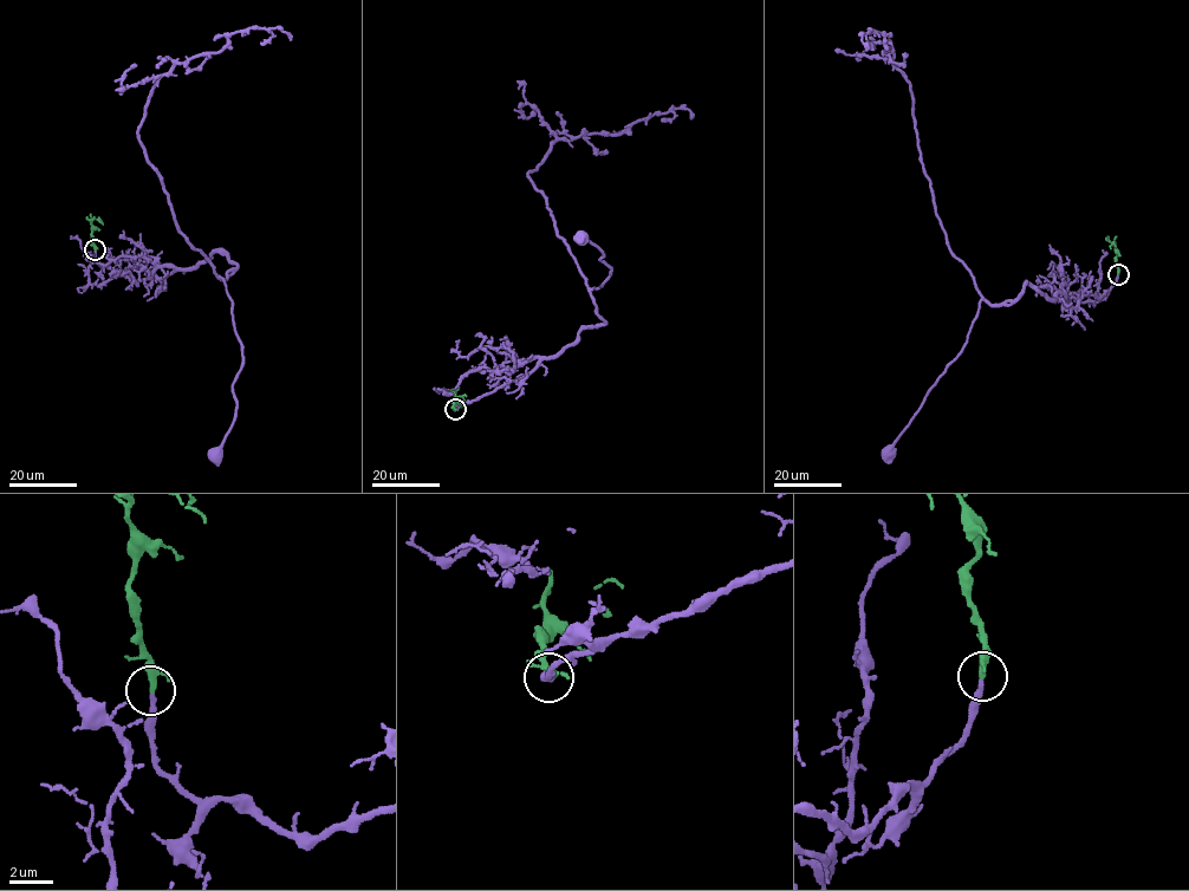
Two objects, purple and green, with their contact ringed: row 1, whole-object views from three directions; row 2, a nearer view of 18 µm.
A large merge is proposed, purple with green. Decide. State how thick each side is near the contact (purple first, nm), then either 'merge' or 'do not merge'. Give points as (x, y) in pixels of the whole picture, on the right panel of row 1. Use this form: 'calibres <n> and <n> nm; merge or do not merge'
calibres 260 and 240 nm; merge

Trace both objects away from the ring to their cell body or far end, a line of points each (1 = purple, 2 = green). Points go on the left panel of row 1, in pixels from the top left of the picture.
1: (95, 249), (102, 266), (158, 278), (216, 252), (236, 265), (220, 278), (242, 357), (236, 415), (215, 456)
2: (95, 249), (91, 220), (97, 219), (103, 225)

